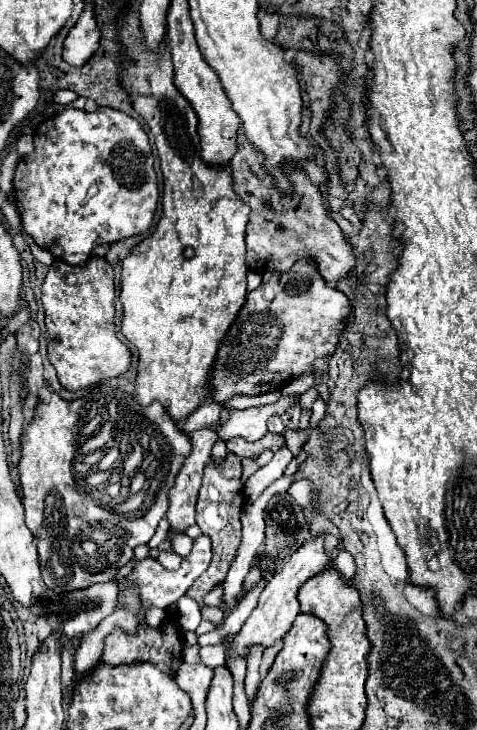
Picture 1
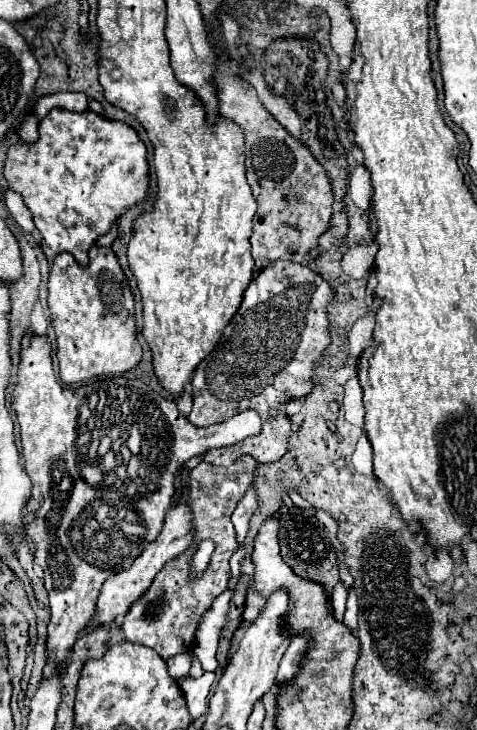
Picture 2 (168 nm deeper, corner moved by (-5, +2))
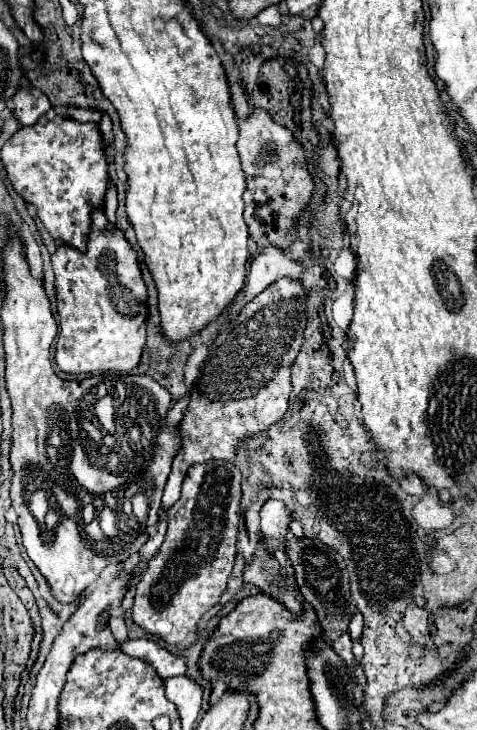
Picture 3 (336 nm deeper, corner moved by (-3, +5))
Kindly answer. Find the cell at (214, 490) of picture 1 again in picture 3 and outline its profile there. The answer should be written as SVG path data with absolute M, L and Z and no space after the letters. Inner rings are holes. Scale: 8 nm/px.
M210 460L190 466L182 484L182 496L168 510L168 530L162 548L136 584L132 618L140 628L158 634L168 644L194 644L200 616L220 600L232 574L240 522L240 486L242 474L232 462Z

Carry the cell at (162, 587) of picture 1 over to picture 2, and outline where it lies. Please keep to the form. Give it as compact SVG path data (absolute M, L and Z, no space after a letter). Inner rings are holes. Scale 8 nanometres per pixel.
M204 539L198 545L198 549L190 561L190 581L196 581L196 579L200 579L200 575L204 575L212 553L214 553L214 543L210 539Z

